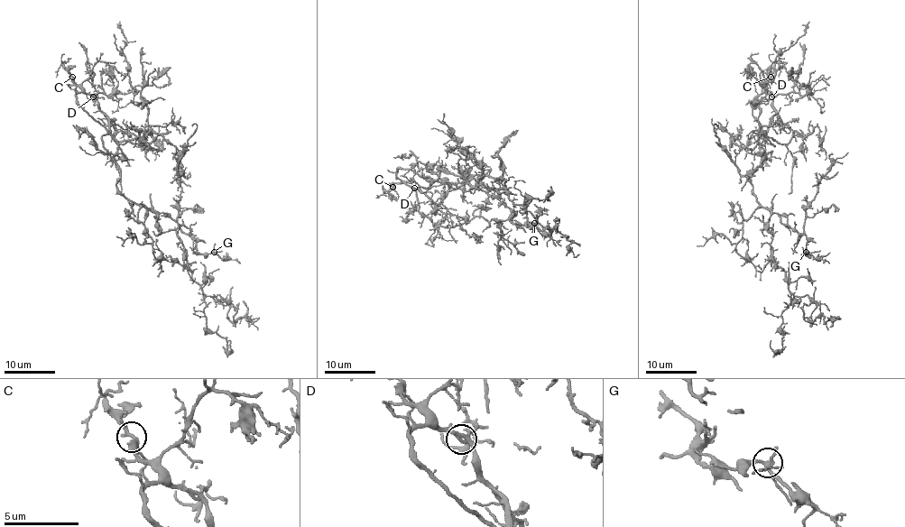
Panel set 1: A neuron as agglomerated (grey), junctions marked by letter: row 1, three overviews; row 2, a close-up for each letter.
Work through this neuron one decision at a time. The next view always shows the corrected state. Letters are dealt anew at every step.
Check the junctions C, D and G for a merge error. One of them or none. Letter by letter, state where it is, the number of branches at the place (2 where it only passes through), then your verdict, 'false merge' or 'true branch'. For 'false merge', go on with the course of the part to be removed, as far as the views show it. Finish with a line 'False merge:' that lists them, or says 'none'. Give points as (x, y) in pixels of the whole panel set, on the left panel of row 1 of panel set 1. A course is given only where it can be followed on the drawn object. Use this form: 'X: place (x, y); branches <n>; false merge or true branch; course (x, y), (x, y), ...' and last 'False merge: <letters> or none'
C: place (72, 77); branches 4; true branch
D: place (93, 97); branches 4; true branch
G: place (214, 252); branches 4; true branch
False merge: none

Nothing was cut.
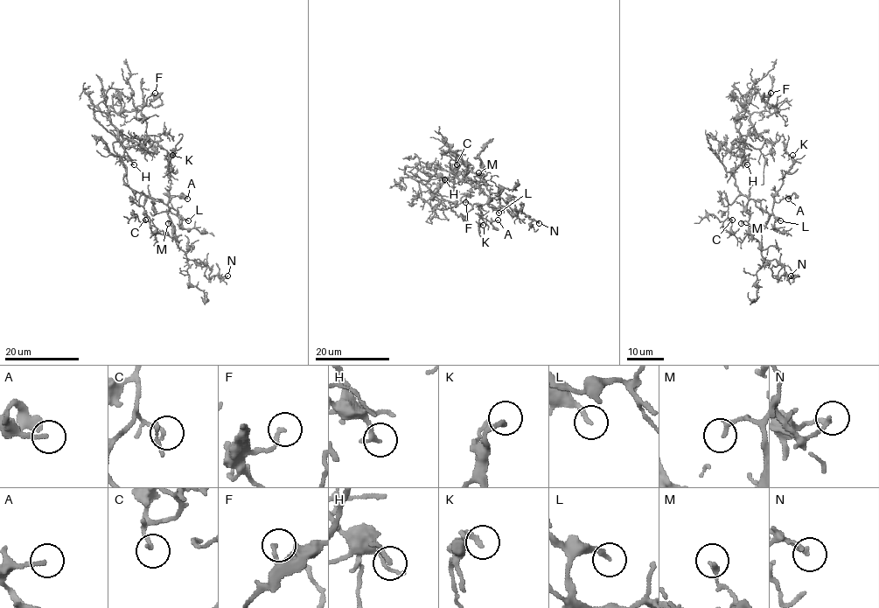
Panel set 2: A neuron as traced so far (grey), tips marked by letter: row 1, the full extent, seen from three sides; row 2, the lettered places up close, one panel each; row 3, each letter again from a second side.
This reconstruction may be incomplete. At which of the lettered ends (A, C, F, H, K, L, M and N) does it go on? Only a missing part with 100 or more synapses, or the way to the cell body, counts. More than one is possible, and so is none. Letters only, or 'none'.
none

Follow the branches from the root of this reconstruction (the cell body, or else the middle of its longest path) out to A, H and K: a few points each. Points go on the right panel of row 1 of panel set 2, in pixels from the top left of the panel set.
A: (732, 172), (738, 190), (770, 214), (775, 202), (787, 196), (788, 199)
H: (732, 172), (742, 161), (739, 148), (742, 141), (743, 160), (747, 164)
K: (732, 172), (738, 190), (771, 214), (774, 195), (782, 185), (783, 175), (791, 167), (792, 155)

